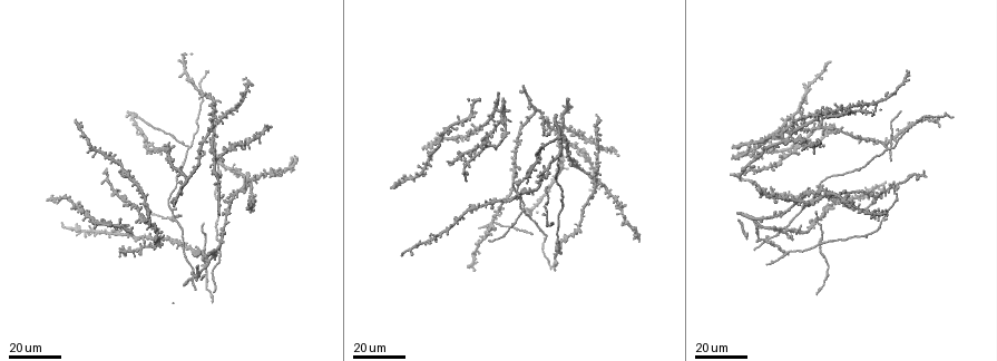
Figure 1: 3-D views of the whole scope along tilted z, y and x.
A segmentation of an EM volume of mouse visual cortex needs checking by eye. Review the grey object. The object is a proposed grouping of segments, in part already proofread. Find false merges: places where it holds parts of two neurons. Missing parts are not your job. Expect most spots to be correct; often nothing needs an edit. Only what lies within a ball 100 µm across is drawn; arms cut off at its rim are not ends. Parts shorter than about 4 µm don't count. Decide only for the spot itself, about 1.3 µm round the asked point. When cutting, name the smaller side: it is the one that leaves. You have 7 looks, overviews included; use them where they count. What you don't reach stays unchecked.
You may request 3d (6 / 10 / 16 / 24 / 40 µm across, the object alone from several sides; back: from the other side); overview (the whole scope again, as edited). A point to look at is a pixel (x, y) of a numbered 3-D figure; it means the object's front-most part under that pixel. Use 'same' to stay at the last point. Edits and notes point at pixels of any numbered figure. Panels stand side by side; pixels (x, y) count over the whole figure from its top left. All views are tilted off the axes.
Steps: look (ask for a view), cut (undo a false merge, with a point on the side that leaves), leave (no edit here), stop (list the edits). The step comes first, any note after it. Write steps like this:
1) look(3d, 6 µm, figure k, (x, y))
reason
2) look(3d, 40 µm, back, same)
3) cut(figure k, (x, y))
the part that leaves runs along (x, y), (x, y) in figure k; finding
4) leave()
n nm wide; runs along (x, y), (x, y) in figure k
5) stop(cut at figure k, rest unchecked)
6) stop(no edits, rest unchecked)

look(3d, 24 µm, figure 1, (174, 219))
arms part here

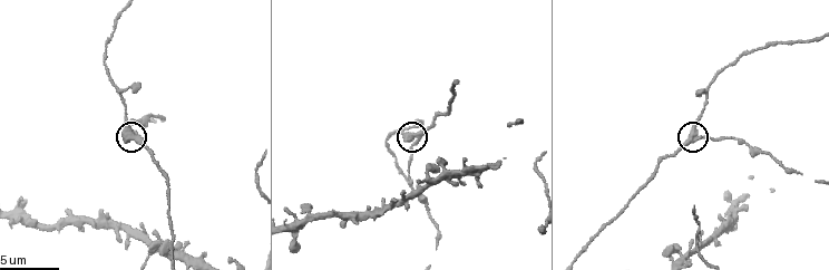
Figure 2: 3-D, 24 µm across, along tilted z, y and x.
look(3d, 10 µm, figure 2, (412, 144))
closer look

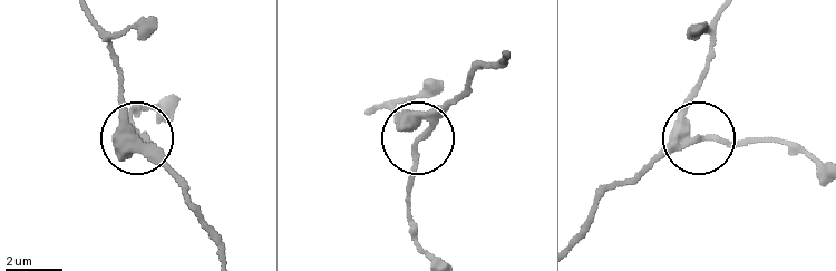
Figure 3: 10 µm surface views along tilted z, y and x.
leave()
3 arms; runs along (720, 18), (686, 114), (690, 131), (740, 145), (788, 143) in figure 3; continuous, no second neuron

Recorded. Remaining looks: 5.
look(3d, 24 µm, figure 1, (764, 241))
looks like a crossing

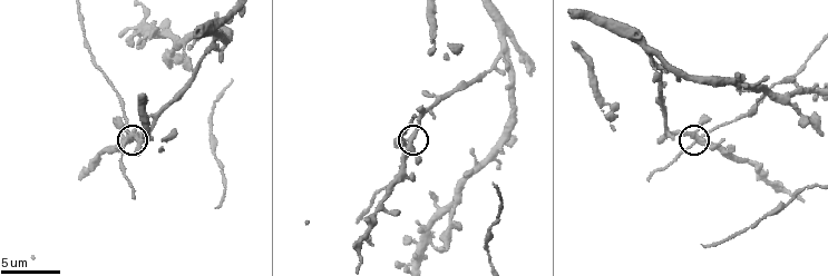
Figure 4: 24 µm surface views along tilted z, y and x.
look(3d, 10 µm, figure 4, (403, 146))
closer look

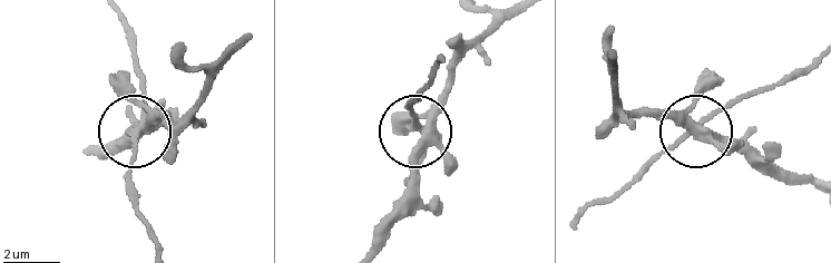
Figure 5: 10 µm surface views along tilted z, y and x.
leave()
one neuron here

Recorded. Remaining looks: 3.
look(3d, 16 µm, figure 1, (824, 258))

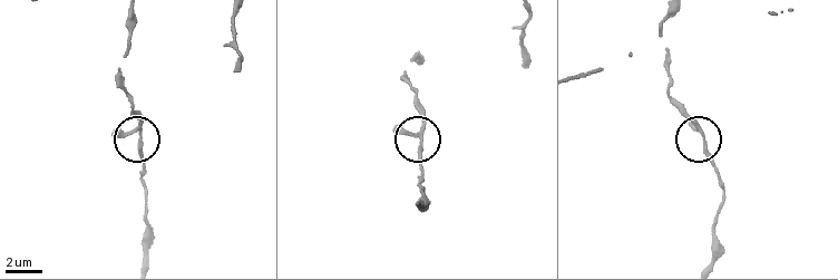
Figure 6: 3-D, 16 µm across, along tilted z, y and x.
look(3d, 10 µm, figure 6, (697, 122))

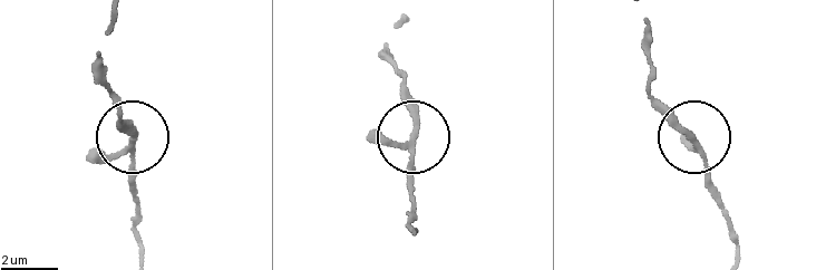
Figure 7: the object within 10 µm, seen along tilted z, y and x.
leave()
180 nm wide; all the same neuron

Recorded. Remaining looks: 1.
stop(no edits, rest unchecked)

